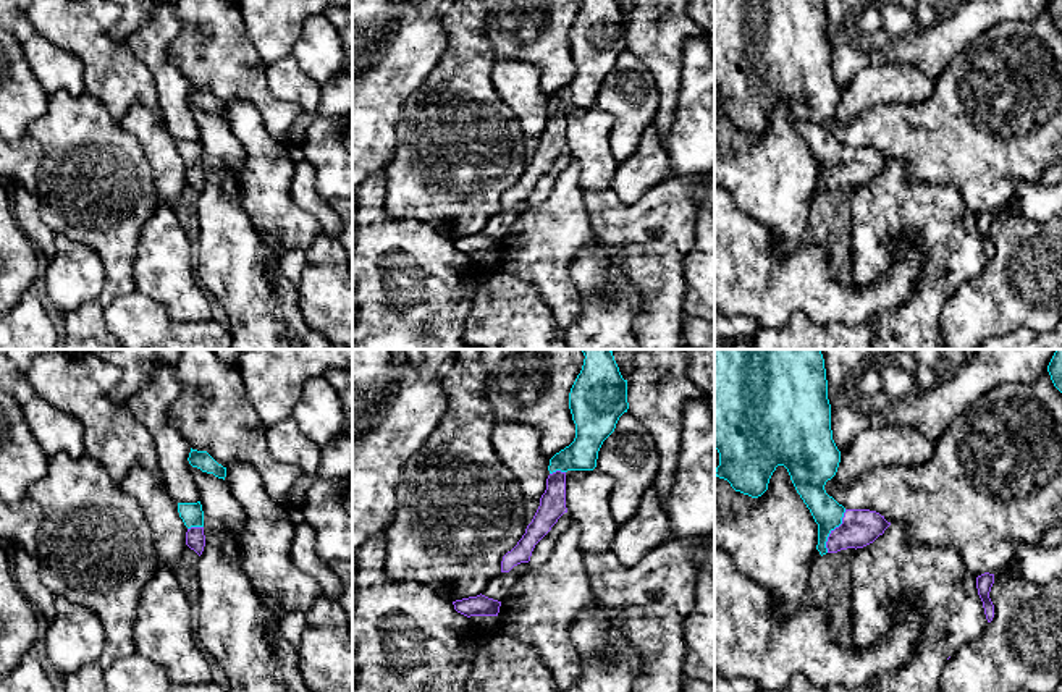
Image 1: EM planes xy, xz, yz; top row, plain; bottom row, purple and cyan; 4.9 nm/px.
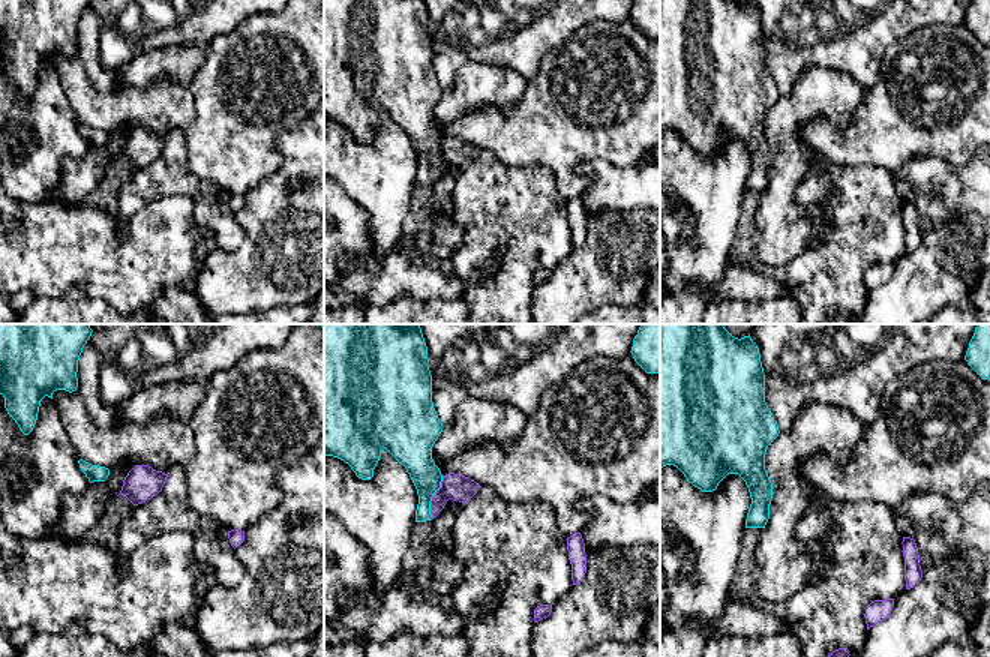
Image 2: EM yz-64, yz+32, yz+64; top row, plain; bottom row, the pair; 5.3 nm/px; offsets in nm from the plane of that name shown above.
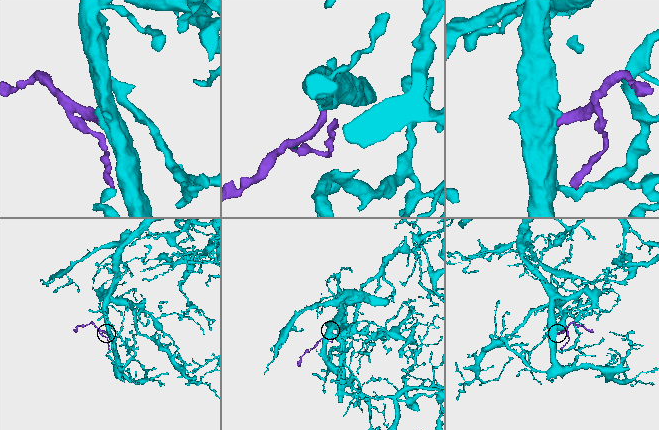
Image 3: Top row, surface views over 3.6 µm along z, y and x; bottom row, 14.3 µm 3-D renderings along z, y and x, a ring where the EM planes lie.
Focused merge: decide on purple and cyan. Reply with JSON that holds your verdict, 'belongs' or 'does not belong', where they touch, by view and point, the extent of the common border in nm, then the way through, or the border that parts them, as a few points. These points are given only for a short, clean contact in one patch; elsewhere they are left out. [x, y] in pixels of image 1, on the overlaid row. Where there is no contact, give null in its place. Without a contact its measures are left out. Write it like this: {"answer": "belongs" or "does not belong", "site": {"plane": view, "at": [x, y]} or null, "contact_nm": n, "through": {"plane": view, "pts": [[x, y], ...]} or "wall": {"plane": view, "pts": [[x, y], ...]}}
{"answer": "belongs", "site": {"plane": "yz", "at": [833, 531]}, "contact_nm": 240, "through": {"plane": "yz", "pts": [[860, 527], [833, 531], [833, 519], [826, 511]]}}

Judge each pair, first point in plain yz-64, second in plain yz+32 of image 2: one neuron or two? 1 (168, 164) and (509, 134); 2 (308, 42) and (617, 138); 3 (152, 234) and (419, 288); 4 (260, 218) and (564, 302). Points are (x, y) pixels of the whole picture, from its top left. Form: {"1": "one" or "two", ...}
{"1": "two", "2": "one", "3": "one", "4": "one"}

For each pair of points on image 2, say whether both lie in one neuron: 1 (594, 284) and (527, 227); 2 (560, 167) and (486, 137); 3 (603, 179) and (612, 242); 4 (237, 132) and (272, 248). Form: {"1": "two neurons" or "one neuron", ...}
{"1": "two neurons", "2": "one neuron", "3": "two neurons", "4": "two neurons"}

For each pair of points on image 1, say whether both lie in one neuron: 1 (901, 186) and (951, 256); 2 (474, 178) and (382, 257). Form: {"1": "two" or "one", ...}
{"1": "one", "2": "two"}

